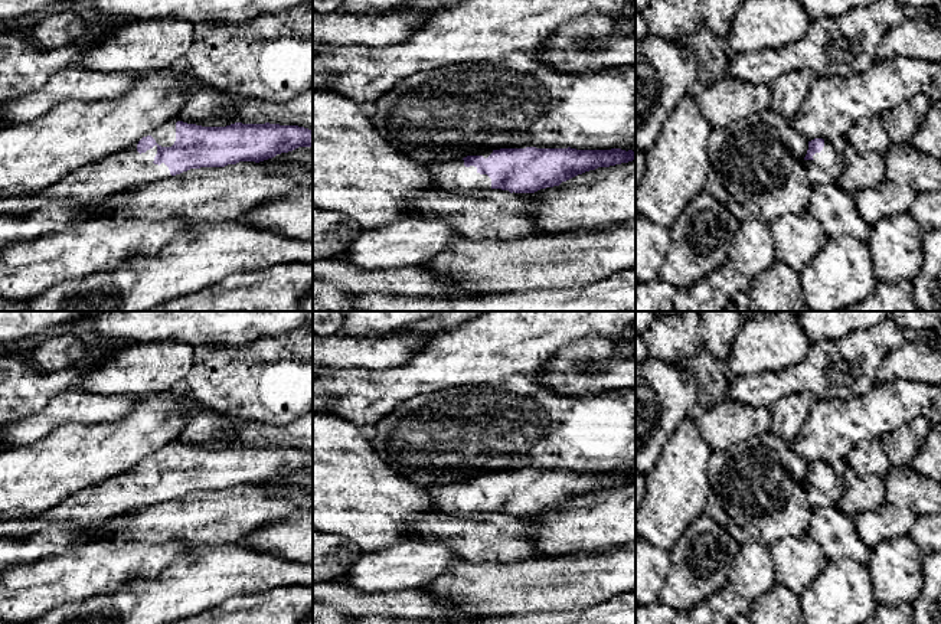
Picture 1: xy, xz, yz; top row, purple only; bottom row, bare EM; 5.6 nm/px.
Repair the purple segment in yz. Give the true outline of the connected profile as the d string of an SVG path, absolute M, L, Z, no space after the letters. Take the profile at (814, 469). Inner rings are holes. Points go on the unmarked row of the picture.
M814 461L808 464L808 473L803 483L808 504L813 509L837 504L843 493L830 464Z

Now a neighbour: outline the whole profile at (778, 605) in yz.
M775 582L761 598L749 604L749 624L804 624L801 597Z

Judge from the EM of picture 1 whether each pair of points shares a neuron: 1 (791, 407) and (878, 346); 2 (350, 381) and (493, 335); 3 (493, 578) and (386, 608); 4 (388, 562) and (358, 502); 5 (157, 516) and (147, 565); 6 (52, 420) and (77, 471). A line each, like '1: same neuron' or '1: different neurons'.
1: different neurons
2: same neuron
3: different neurons
4: different neurons
5: different neurons
6: different neurons

